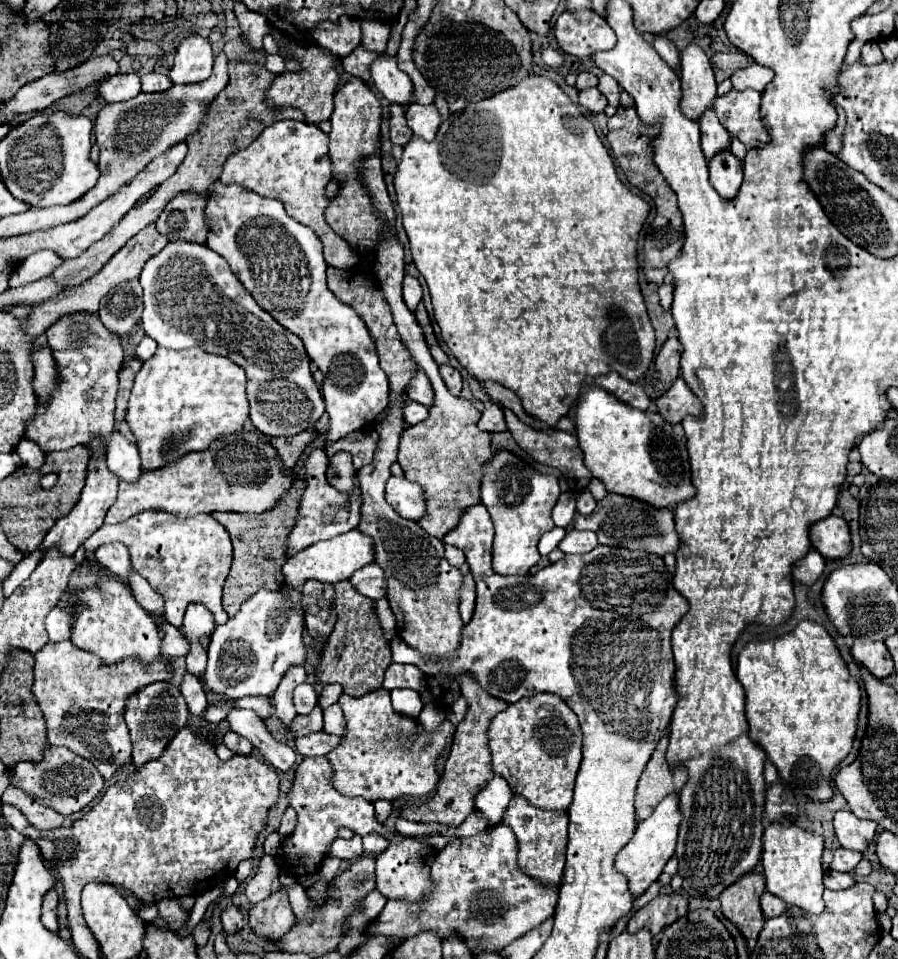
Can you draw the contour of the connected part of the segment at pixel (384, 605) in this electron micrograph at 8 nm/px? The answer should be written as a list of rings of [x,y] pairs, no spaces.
[[[381,597],[381,599],[375,601],[375,613],[377,613],[379,623],[383,627],[385,639],[391,641],[395,637],[395,617],[393,617],[393,611],[391,611],[391,607],[389,607],[389,603],[387,603],[385,597]]]

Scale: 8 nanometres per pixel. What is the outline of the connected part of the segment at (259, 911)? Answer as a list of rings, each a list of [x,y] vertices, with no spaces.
[[[279,875],[281,889],[267,897],[265,901],[259,901],[251,905],[249,909],[249,927],[255,931],[255,935],[263,937],[269,943],[279,943],[285,933],[289,933],[295,925],[295,915],[287,903],[287,897],[283,895],[283,887],[289,887],[295,881],[291,875]]]

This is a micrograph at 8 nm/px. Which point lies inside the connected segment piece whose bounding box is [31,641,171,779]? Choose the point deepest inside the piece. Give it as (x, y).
(82, 700)

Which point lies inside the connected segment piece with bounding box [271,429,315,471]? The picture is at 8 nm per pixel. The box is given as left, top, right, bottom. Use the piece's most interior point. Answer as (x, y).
(288, 449)

